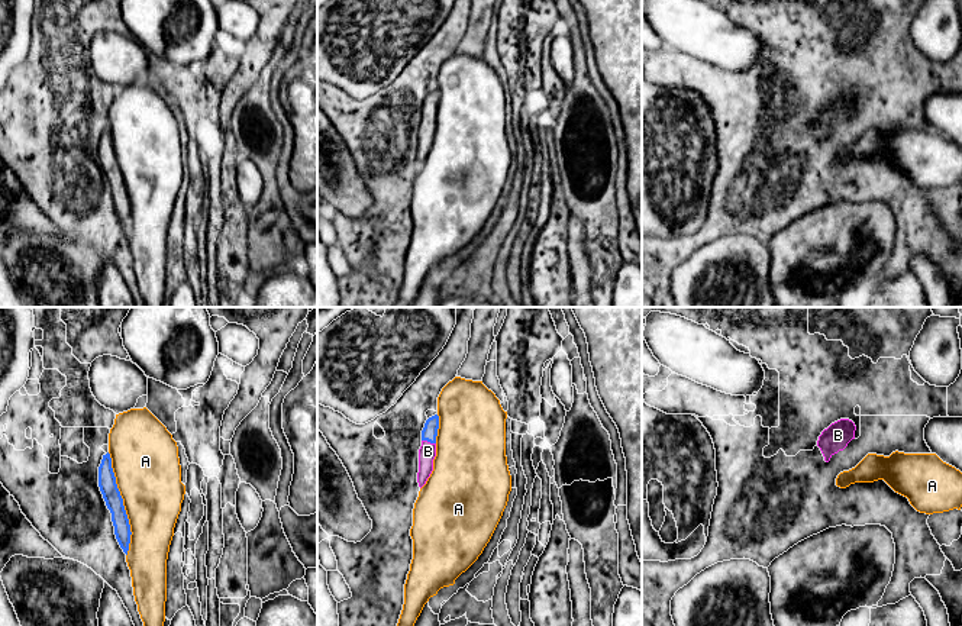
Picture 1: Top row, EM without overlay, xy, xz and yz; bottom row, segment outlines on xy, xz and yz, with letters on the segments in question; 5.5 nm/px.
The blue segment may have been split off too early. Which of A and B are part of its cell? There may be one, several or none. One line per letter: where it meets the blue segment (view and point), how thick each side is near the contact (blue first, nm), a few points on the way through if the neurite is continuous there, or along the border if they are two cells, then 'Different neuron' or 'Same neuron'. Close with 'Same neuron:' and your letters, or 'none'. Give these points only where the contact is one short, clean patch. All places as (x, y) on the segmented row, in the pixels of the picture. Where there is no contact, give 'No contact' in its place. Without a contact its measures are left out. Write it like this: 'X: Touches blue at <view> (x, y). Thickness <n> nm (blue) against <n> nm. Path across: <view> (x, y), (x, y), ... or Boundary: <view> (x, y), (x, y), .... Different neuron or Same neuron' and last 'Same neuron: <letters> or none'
A: Touches blue at xy (122, 505). Thickness 100 nm (blue) against 360 nm. Different neuron
B: Touches blue at xz (429, 441). Thickness 90 nm (blue) against 100 nm. Path across: xz (429, 432), (429, 441), (428, 451). Same neuron
Same neuron: B

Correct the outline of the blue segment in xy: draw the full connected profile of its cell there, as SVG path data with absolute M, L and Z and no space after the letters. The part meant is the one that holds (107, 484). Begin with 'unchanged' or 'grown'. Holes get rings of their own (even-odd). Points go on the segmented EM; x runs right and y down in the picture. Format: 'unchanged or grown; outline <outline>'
unchanged; outline M109 452L103 455L101 464L99 467L99 487L106 506L112 513L116 539L123 552L127 555L132 532L123 506L123 498L116 484L116 477L112 468L112 458Z

